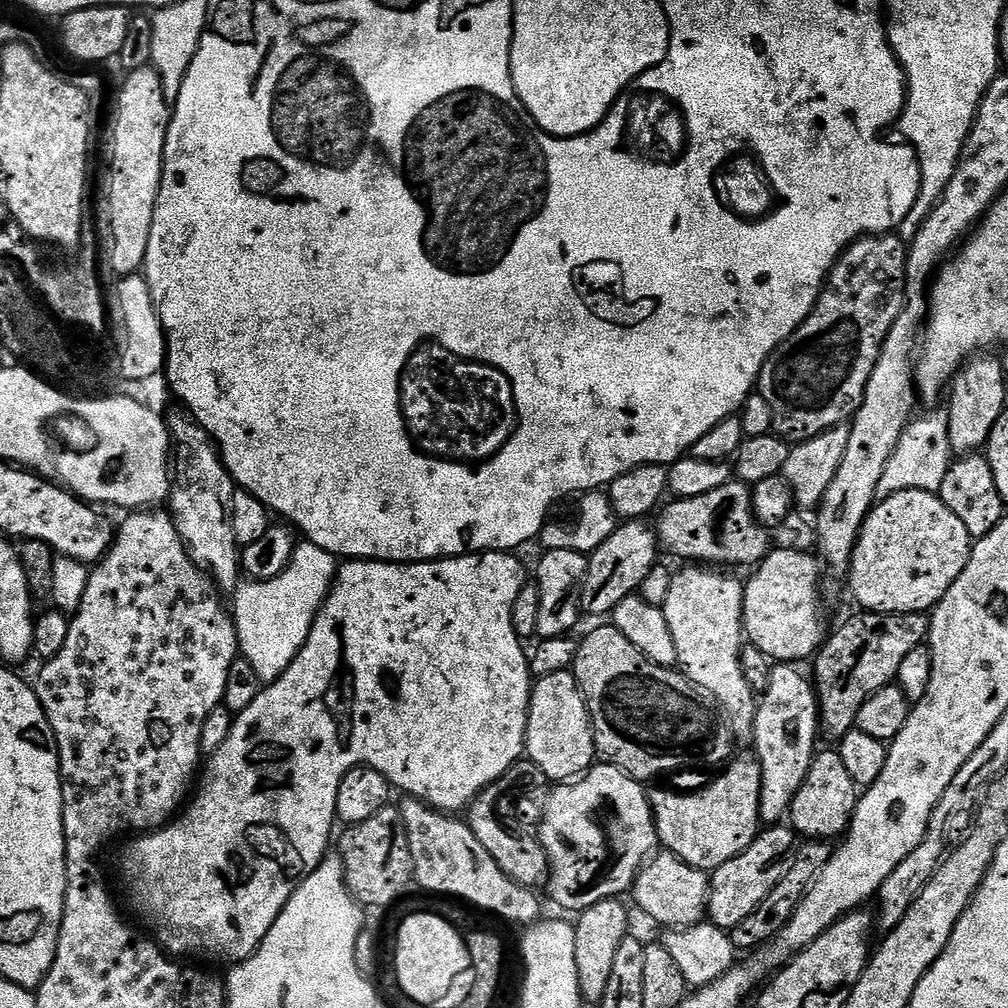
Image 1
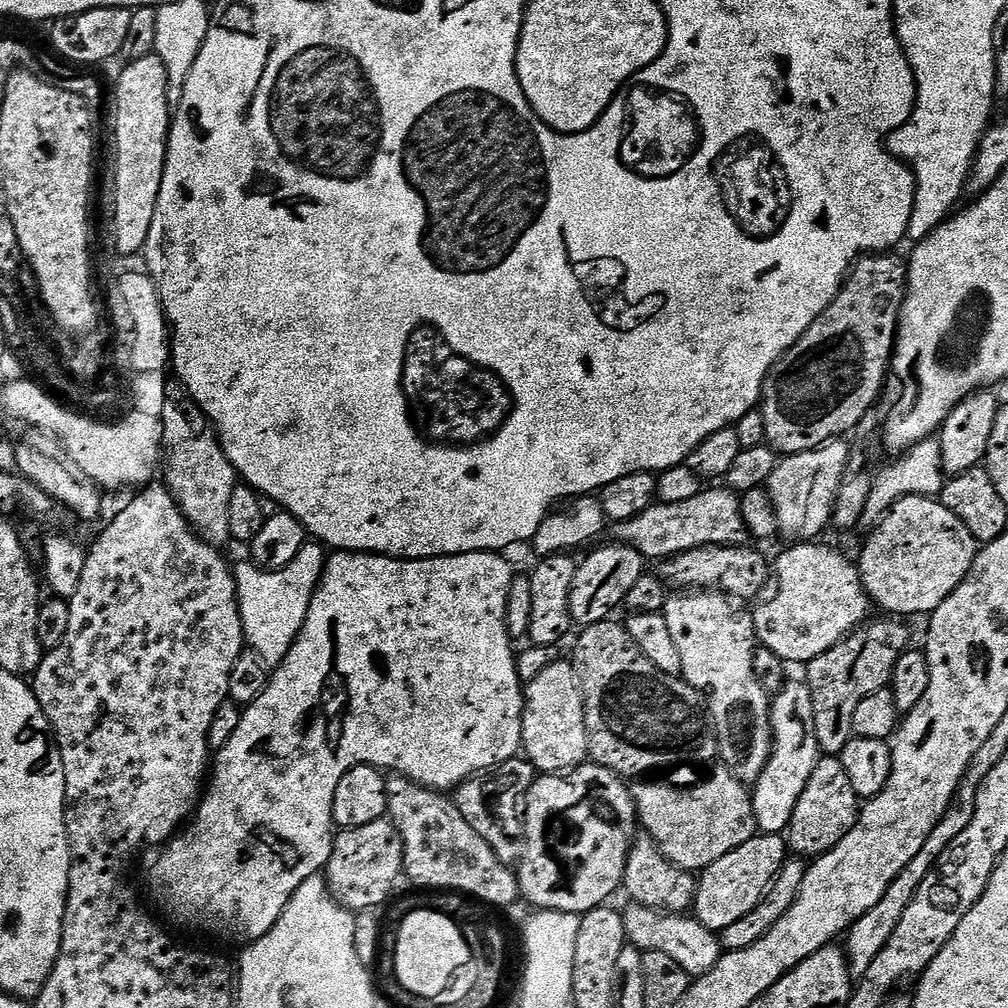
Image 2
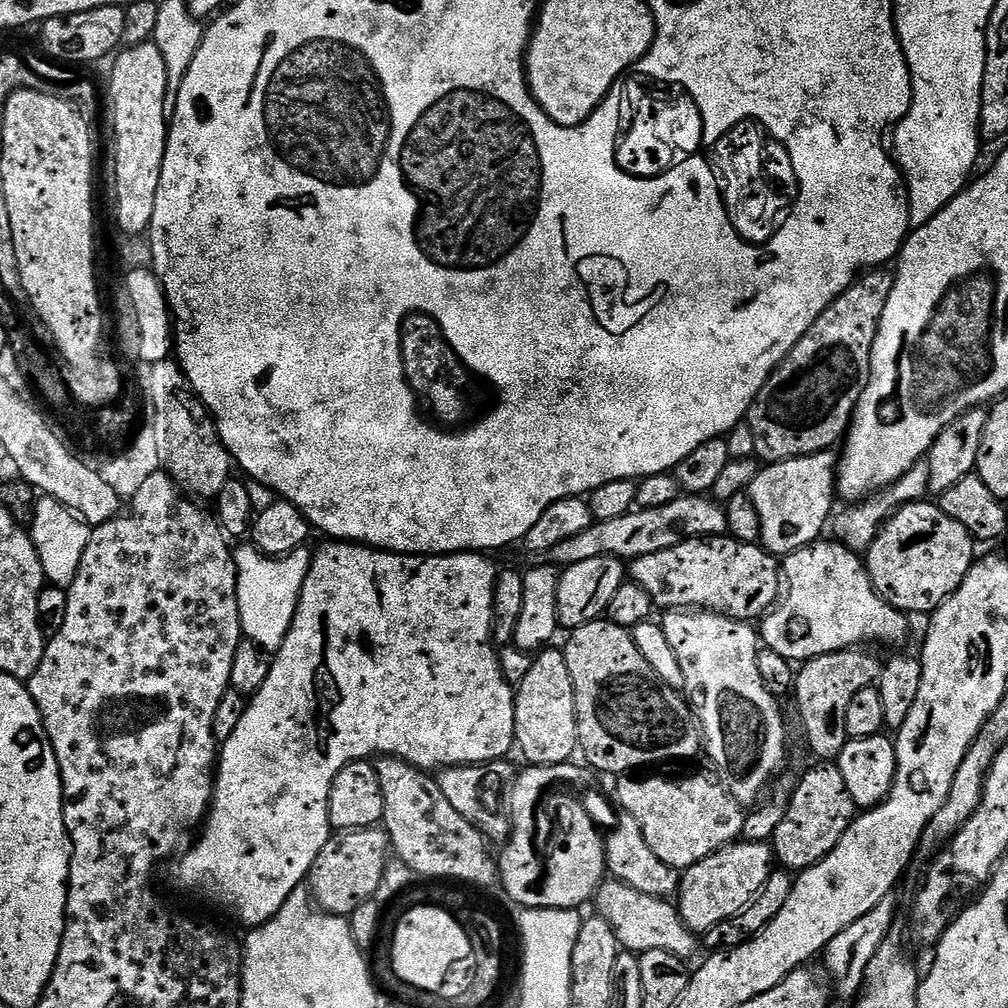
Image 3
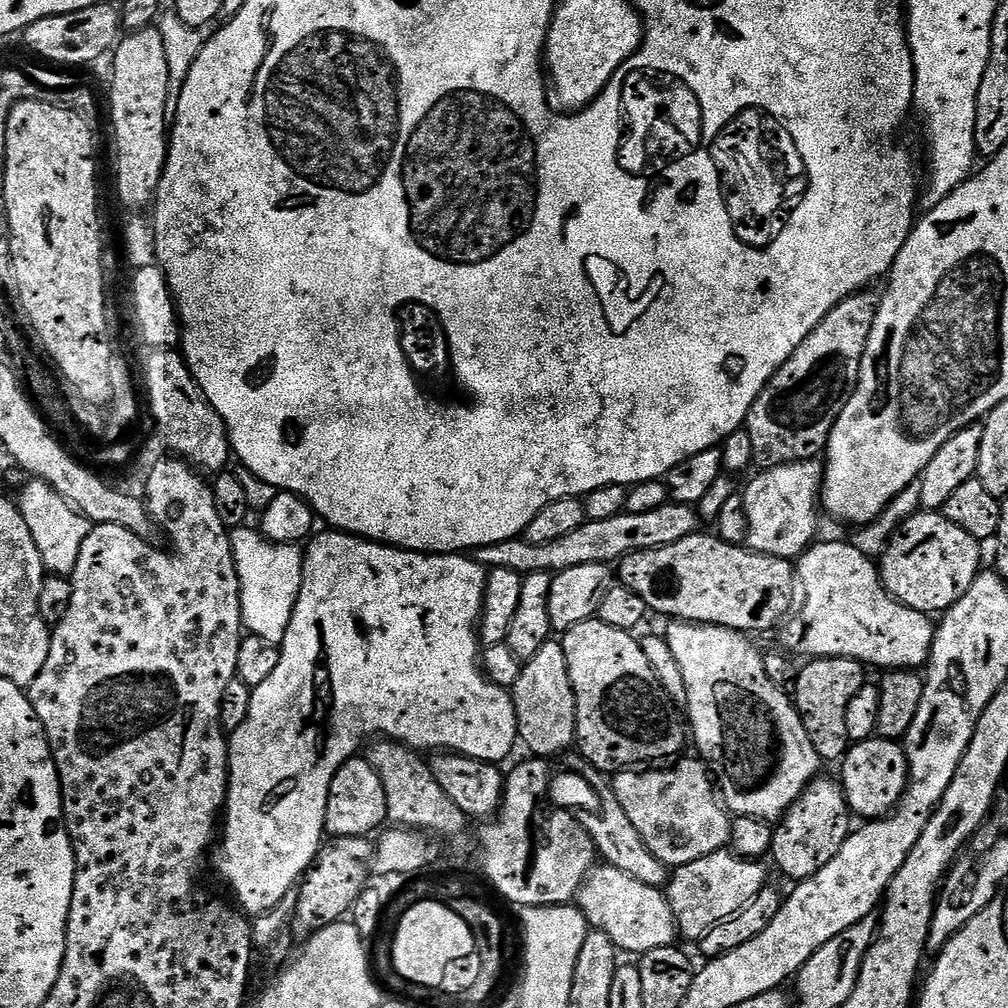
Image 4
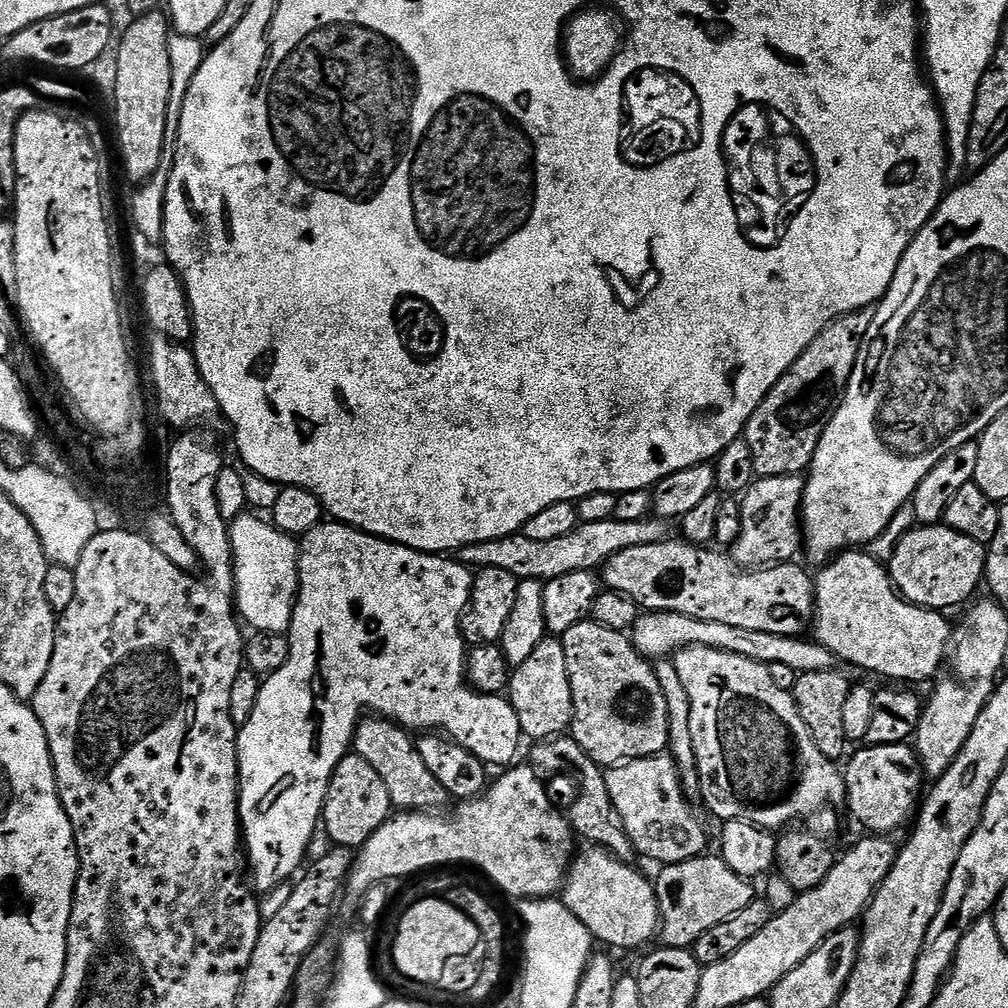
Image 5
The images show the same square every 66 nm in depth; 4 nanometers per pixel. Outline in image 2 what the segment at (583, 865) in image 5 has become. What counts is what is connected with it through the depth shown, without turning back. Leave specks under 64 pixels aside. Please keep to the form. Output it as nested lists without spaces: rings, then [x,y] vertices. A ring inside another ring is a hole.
[[[633,903],[632,908],[623,909],[624,925],[628,935],[628,944],[641,952],[665,952],[686,970],[689,977],[704,976],[721,958],[720,937],[710,931],[702,922],[675,912],[662,912],[659,908],[647,908]]]

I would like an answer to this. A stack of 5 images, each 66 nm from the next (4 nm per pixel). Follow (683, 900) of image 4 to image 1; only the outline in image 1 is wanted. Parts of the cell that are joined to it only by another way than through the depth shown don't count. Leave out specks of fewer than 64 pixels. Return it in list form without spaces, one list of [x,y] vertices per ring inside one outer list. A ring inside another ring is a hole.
[[[768,826],[756,837],[755,842],[742,854],[730,858],[730,862],[722,862],[716,871],[711,873],[708,885],[707,919],[719,928],[731,930],[758,910],[761,902],[768,897],[770,890],[778,886],[784,871],[798,848],[798,836],[791,827]]]

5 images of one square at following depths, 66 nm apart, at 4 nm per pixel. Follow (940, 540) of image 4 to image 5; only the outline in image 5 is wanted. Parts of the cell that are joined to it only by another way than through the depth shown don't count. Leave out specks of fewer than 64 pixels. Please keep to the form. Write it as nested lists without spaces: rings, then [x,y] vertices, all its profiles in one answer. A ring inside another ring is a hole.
[[[943,522],[917,526],[898,542],[890,575],[896,591],[920,608],[949,610],[959,604],[967,605],[977,595],[976,587],[985,579],[986,548]]]

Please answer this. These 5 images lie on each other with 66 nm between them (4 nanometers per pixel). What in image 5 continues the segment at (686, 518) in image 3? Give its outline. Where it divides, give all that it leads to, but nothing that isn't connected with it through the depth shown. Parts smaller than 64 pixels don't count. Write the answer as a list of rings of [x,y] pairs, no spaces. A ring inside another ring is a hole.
[[[615,518],[606,522],[577,524],[576,529],[566,538],[554,538],[554,542],[530,542],[523,534],[508,536],[505,540],[491,540],[481,544],[471,544],[460,549],[458,559],[461,564],[473,569],[497,568],[514,574],[520,580],[549,581],[562,574],[574,574],[599,569],[607,560],[614,558],[618,550],[630,550],[630,546],[650,546],[669,539],[669,525],[659,518],[649,518],[638,522],[622,522]]]

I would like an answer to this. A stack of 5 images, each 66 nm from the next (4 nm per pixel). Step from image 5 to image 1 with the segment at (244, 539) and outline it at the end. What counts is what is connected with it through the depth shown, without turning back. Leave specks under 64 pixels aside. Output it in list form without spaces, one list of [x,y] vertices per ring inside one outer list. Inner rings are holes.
[[[300,542],[282,574],[269,580],[249,579],[236,585],[236,601],[230,604],[230,608],[236,621],[236,637],[240,643],[238,652],[250,662],[254,674],[258,674],[262,682],[277,680],[290,662],[294,662],[314,626],[314,618],[328,597],[328,591],[332,589],[332,583],[336,581],[337,567],[337,557],[322,550],[322,546]]]

